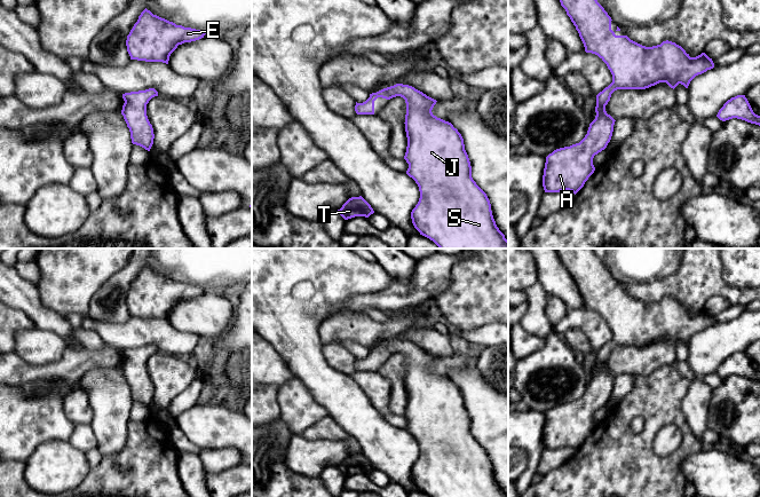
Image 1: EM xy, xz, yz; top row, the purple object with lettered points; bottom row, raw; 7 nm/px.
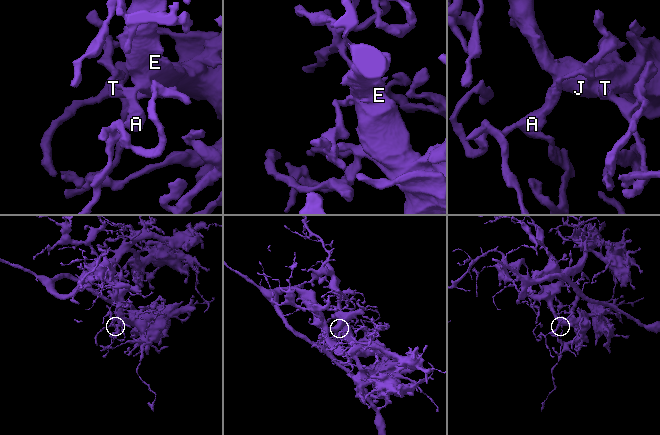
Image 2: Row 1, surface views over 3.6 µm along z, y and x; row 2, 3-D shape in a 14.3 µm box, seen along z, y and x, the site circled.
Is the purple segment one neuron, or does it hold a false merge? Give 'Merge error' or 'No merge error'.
No merge error

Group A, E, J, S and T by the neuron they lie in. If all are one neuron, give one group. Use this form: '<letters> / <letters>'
A E J S T

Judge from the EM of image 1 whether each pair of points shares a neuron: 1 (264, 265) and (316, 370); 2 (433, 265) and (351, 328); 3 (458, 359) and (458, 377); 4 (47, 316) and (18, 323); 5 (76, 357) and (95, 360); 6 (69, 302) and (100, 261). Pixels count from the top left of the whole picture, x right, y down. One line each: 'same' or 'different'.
1: same
2: different
3: different
4: different
5: same
6: same

